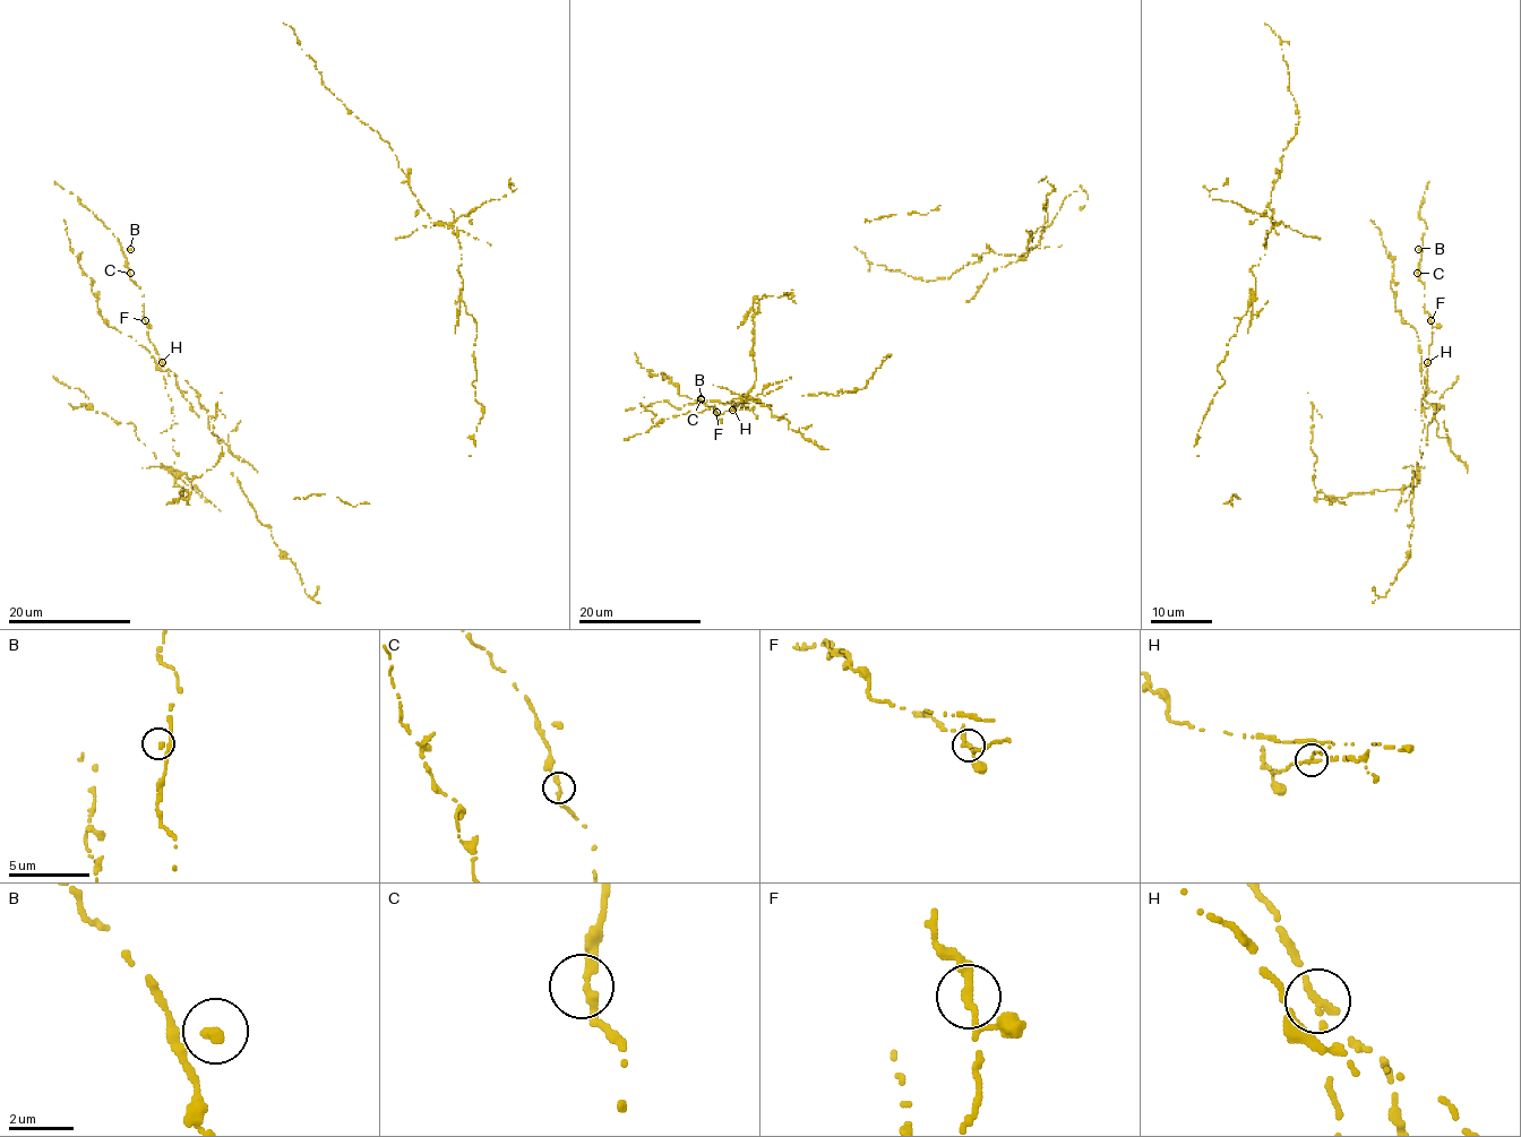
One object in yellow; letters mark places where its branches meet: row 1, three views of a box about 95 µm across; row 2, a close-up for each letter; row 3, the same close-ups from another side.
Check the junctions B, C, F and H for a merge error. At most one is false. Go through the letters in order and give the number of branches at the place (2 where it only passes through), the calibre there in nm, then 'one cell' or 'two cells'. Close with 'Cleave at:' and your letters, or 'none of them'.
B: 1 | 300 nm | one cell
C: 2 | 260 nm | one cell
F: 2 | 260 nm | one cell
H: 1 | 320 nm | two cells
Cleave at: H

